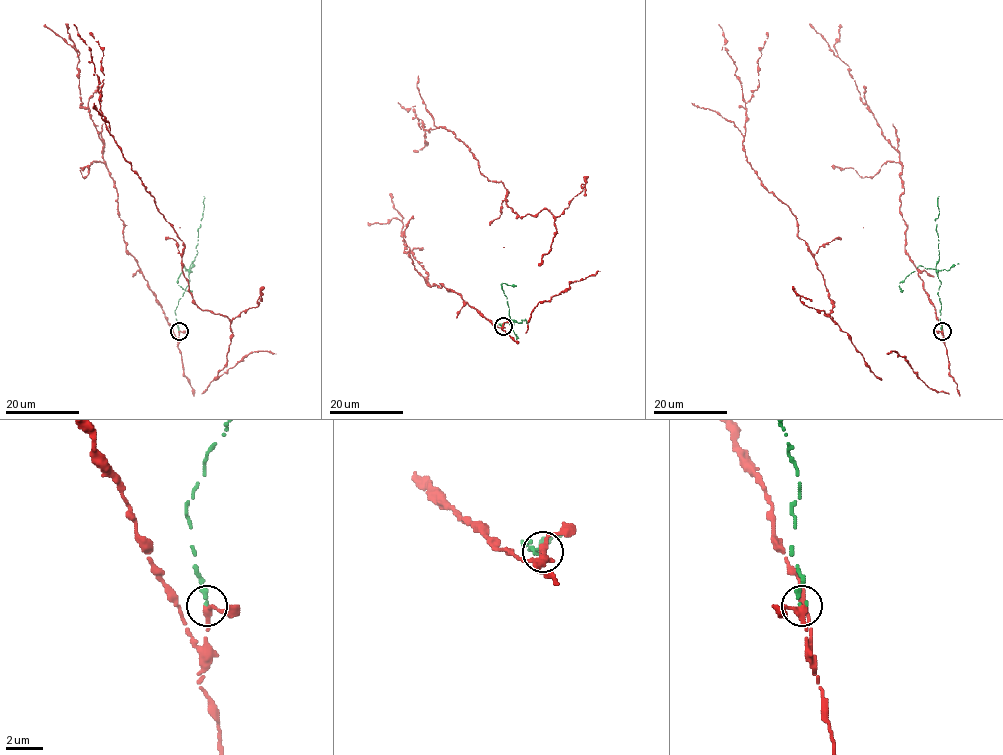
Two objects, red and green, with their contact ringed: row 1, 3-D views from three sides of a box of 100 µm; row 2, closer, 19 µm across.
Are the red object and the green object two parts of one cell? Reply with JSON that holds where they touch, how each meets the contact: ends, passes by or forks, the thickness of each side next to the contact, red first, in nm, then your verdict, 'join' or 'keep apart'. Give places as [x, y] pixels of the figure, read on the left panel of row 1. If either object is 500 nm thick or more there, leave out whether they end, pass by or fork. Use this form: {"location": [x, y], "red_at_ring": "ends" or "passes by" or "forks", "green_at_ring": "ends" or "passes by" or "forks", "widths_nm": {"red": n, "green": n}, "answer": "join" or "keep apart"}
{"location": [179, 331], "red_at_ring": "passes by", "green_at_ring": "ends", "widths_nm": {"red": 320, "green": 240}, "answer": "keep apart"}

